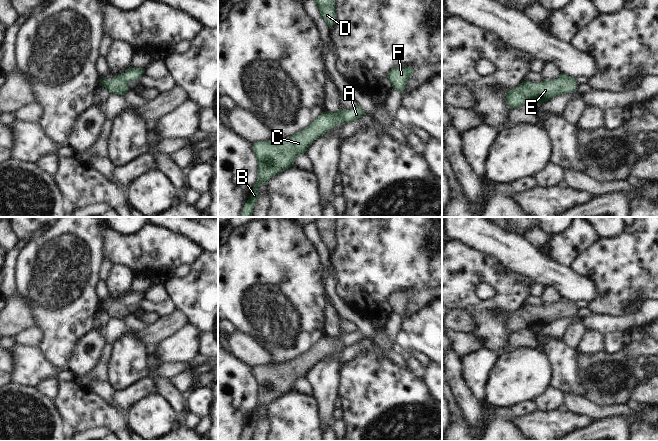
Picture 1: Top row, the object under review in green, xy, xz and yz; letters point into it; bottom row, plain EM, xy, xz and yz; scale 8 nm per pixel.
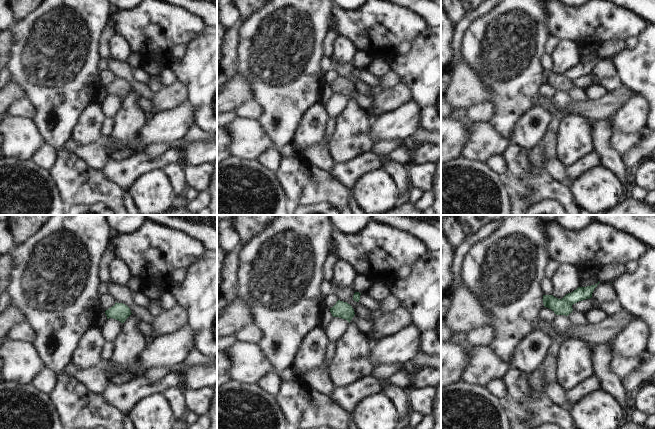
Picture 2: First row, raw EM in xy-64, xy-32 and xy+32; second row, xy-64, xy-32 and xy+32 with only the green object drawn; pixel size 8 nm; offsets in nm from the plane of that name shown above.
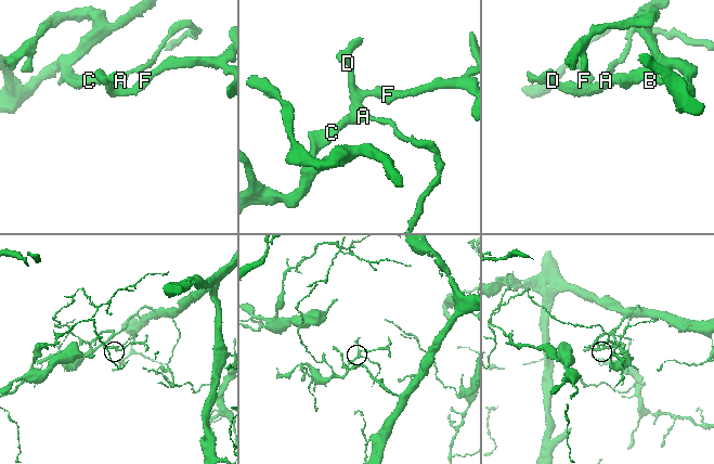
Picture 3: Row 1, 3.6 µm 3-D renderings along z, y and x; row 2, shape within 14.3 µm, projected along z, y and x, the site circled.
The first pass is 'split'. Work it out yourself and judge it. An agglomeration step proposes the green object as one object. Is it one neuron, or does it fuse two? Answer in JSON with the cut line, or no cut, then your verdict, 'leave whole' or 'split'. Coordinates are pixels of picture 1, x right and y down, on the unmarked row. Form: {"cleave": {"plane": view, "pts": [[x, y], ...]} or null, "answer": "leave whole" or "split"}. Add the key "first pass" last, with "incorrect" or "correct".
{"cleave": {"plane": "xz", "pts": [[342, 334], [341, 341], [344, 346]]}, "answer": "split", "first pass": "correct"}

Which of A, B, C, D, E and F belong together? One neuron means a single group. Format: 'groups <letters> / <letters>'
groups A / B C D E F

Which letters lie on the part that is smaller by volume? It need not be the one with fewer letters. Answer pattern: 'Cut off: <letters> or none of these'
Cut off: A.

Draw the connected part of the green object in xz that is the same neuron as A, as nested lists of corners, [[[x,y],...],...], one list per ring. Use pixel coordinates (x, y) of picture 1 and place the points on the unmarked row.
[[[357,329],[356,331],[350,334],[343,334],[341,342],[344,347],[350,347],[357,344],[358,342],[365,338],[366,337],[361,333],[361,331]]]

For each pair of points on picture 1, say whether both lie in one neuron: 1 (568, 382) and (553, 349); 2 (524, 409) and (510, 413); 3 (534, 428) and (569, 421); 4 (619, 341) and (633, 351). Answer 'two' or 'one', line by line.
1: one
2: one
3: one
4: two

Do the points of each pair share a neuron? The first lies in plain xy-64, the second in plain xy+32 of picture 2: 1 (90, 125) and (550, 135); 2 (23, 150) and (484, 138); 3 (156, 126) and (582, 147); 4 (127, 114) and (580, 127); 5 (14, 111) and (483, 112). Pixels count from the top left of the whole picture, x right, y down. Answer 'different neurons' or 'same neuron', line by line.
1: different neurons
2: same neuron
3: different neurons
4: same neuron
5: same neuron

